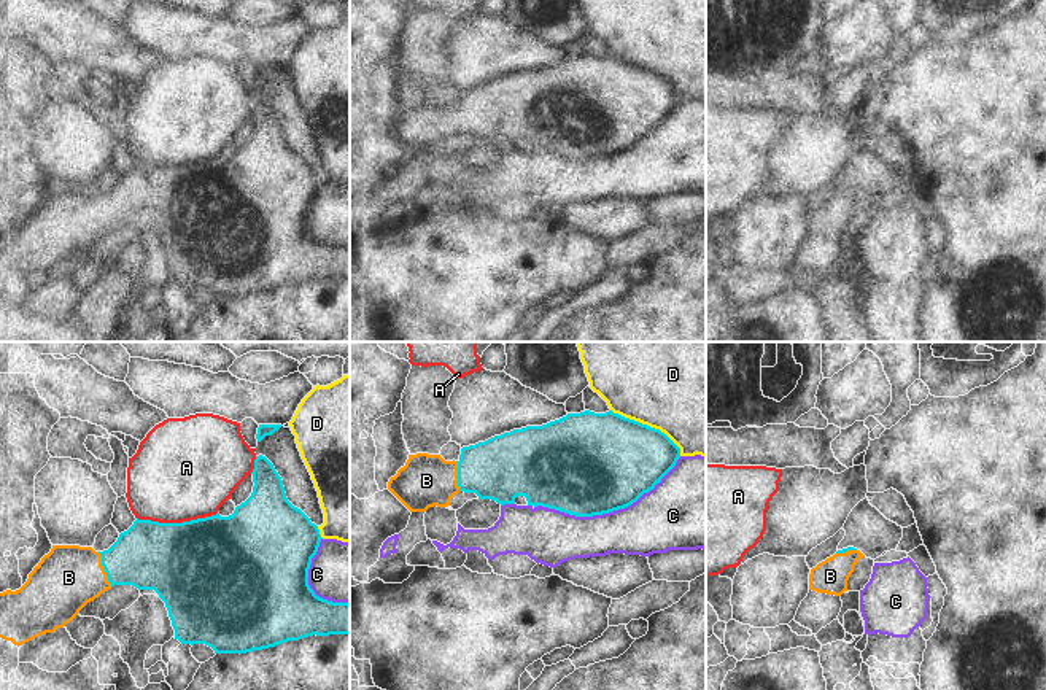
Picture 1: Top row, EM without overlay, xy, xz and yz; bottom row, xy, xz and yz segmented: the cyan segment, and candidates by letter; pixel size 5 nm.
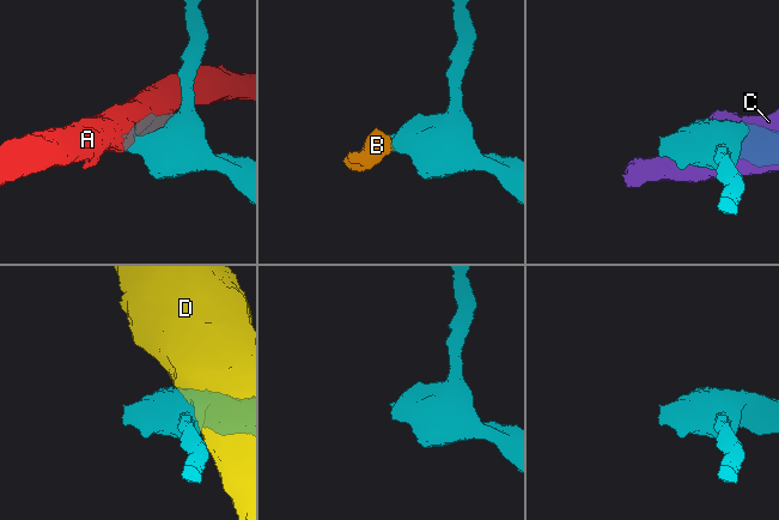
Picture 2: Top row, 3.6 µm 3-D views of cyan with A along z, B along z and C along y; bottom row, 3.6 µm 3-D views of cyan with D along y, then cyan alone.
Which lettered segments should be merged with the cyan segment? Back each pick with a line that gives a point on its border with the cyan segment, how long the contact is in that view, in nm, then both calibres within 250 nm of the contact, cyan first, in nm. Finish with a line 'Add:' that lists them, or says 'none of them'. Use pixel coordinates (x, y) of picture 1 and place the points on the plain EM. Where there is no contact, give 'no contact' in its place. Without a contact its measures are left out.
B: contact xy (104, 212); length 190 nm; calibres 340 and 320 nm
Add: B

